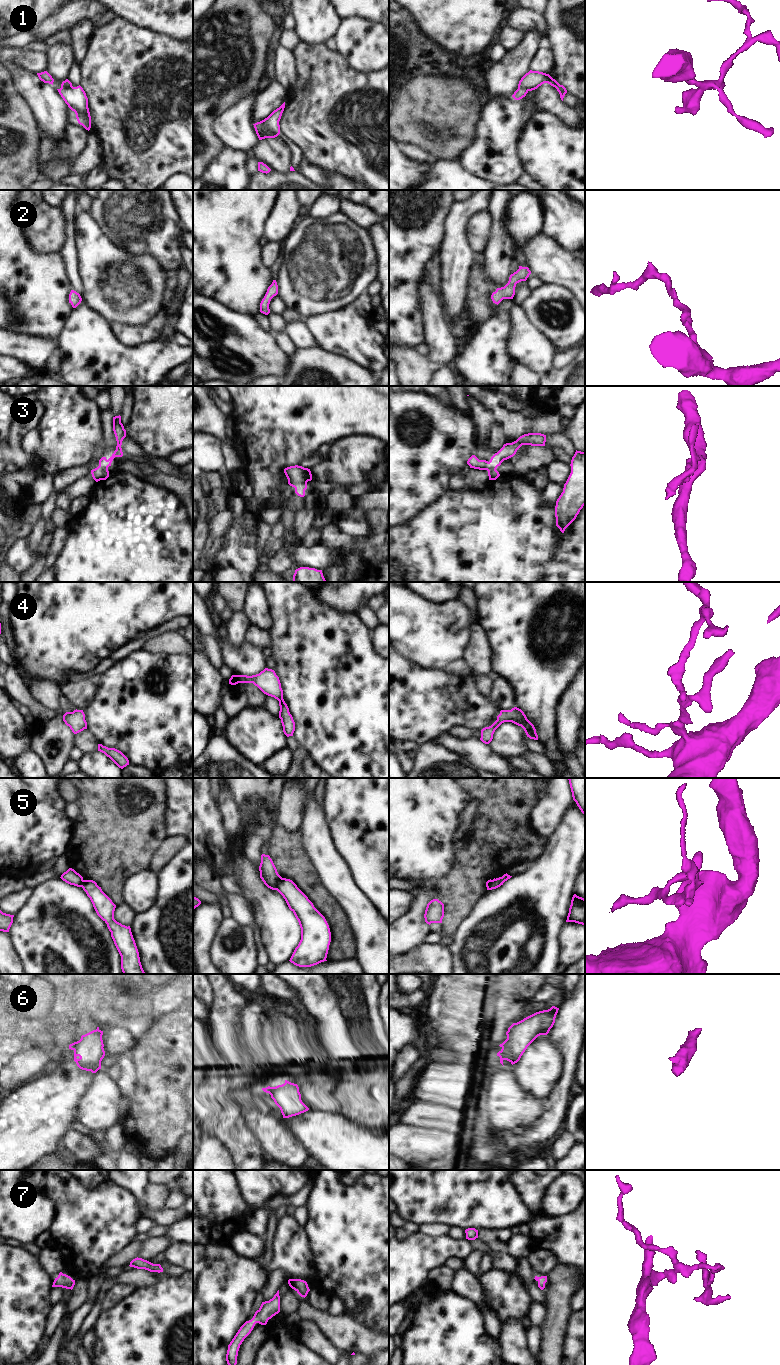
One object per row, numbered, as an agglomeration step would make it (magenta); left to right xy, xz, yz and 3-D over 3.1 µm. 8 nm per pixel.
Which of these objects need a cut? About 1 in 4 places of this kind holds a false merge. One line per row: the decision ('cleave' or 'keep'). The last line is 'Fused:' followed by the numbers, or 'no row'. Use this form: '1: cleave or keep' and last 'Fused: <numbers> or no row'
1: cleave
2: keep
3: keep
4: keep
5: cleave
6: keep
7: keep
Fused: 1, 5

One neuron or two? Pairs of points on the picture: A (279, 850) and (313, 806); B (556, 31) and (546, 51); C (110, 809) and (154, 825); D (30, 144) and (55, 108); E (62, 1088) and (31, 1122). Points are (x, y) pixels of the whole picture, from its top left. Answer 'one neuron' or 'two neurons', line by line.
A: two neurons
B: two neurons
C: one neuron
D: two neurons
E: one neuron

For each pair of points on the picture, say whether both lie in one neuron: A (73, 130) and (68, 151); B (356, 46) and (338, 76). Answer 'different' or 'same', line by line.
A: same
B: different

